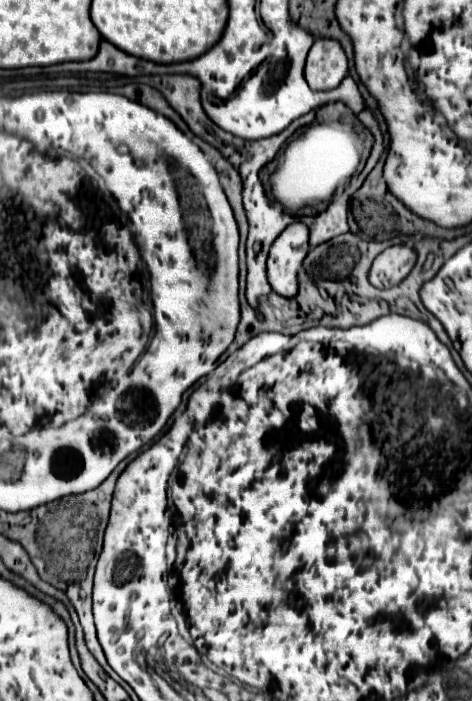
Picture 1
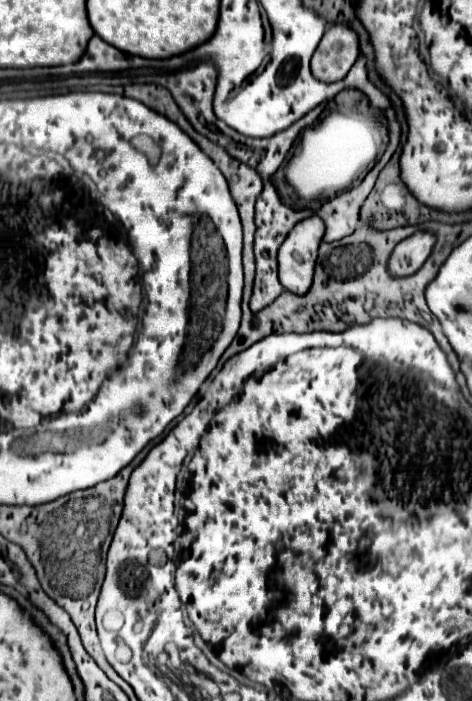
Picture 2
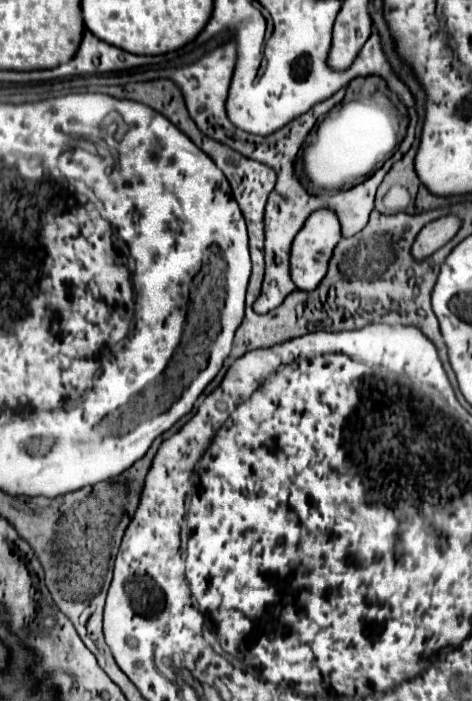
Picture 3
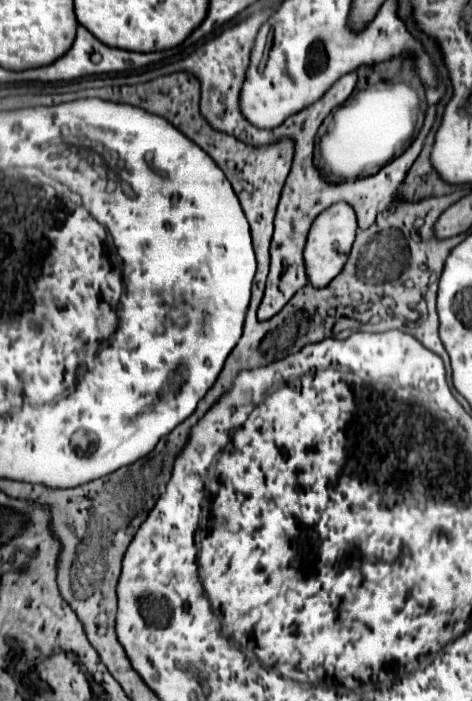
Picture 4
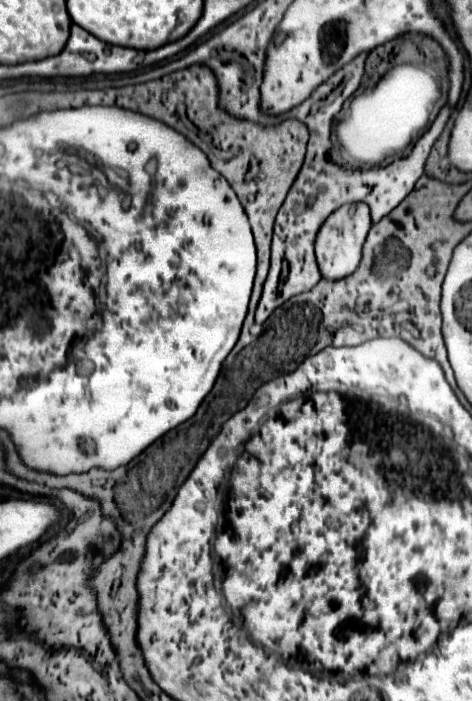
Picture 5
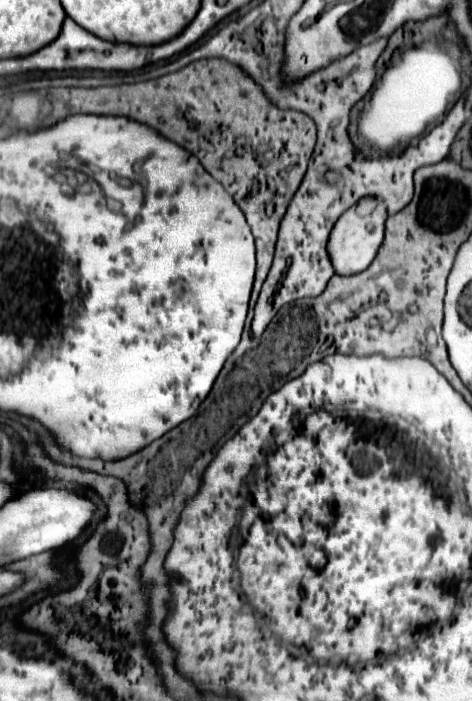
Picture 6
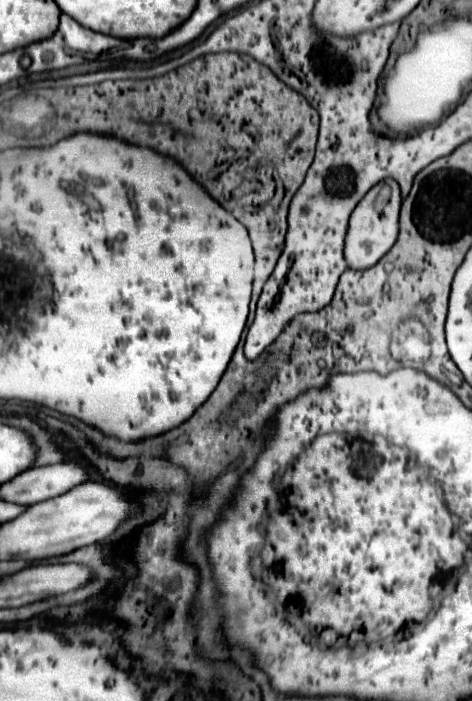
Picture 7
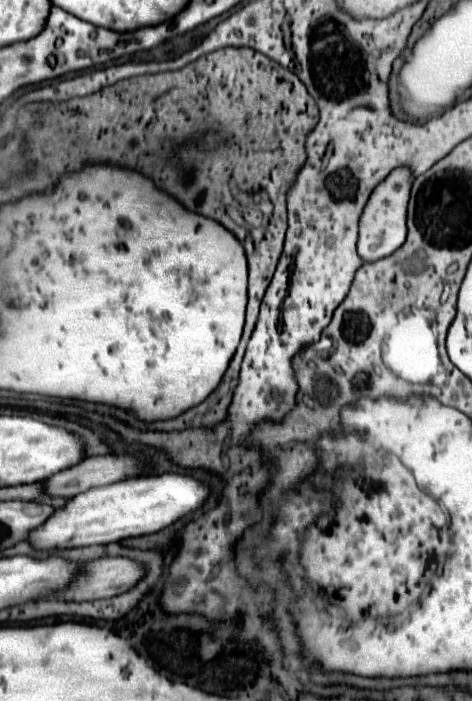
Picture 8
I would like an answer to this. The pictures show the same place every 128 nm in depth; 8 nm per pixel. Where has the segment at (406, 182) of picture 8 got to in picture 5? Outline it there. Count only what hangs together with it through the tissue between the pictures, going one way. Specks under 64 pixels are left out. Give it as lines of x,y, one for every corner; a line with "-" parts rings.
346,204
340,206
336,212
332,212
332,216
328,216
328,220
320,226
320,232
316,234
314,244
316,262
322,278
340,280
344,276
350,276
358,268
362,258
362,244
366,240
370,226
372,226
370,210
366,204

